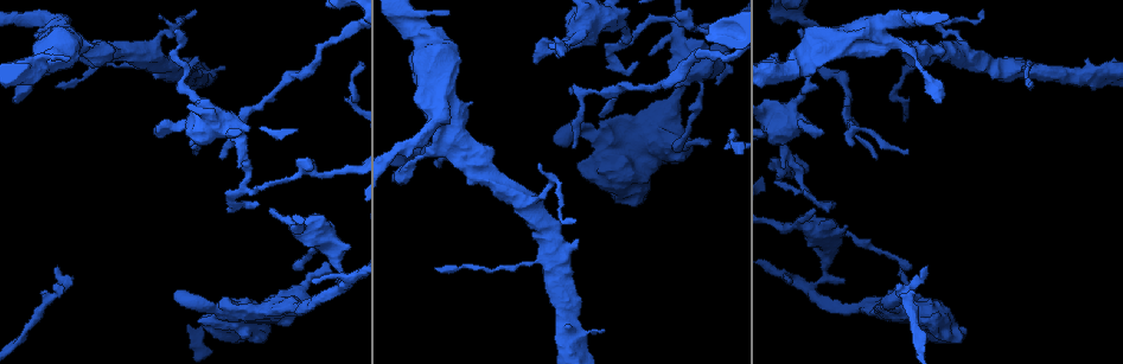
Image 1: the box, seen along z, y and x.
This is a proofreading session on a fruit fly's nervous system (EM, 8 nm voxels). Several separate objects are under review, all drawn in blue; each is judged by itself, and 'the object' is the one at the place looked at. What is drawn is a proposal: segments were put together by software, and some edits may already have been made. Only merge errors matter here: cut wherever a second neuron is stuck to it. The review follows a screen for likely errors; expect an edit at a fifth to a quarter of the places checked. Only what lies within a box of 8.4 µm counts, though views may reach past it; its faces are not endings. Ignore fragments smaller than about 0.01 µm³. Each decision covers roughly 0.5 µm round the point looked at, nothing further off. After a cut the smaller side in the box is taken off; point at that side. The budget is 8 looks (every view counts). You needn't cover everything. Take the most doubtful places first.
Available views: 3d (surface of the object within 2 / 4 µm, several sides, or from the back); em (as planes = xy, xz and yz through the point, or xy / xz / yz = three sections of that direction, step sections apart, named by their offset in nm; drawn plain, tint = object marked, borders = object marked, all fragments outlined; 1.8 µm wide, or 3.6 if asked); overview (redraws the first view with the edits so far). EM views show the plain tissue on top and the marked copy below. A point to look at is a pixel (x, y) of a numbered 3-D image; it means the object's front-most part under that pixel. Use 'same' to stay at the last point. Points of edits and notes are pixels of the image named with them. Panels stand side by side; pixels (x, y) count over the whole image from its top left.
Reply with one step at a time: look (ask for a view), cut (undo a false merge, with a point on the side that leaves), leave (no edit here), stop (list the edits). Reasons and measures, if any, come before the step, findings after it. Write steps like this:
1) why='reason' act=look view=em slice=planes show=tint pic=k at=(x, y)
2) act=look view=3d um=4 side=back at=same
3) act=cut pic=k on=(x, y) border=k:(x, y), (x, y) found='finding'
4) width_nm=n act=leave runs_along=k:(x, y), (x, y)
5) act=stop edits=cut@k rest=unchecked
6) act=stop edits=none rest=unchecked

why='thick turns thin' act=look view=em um=3.6 slice=planes show=tint pic=1 at=(880, 40)

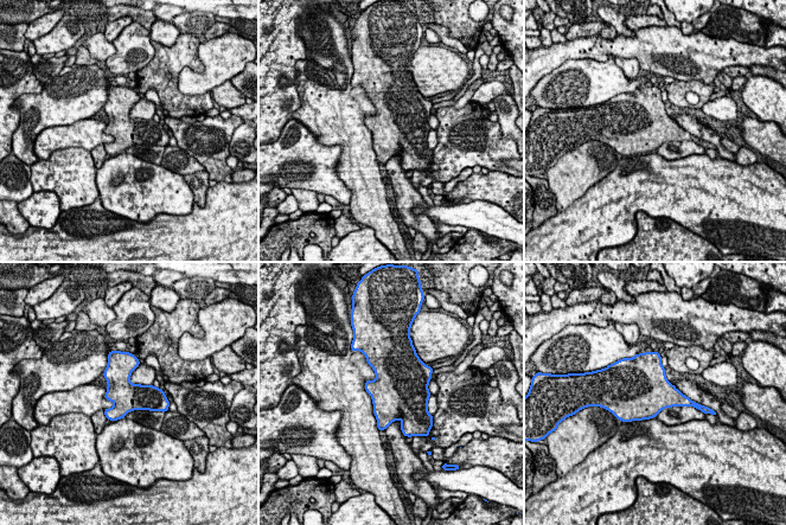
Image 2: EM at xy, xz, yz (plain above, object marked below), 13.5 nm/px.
act=leave found='continuous, no second neuron'

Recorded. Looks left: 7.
why='thick turns thin' act=look view=3d um=4 pic=1 at=(630, 170)

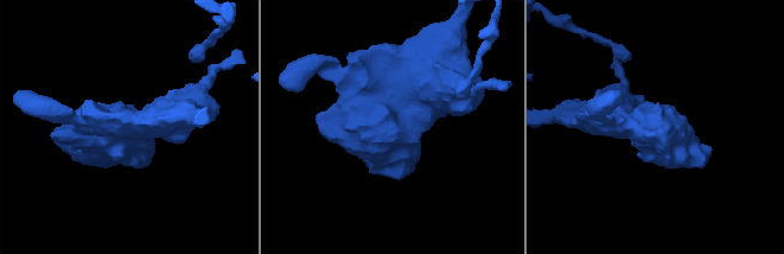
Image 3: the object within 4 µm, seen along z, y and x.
act=look view=em slice=xy step=16 show=tint pic=3 at=(395, 129)

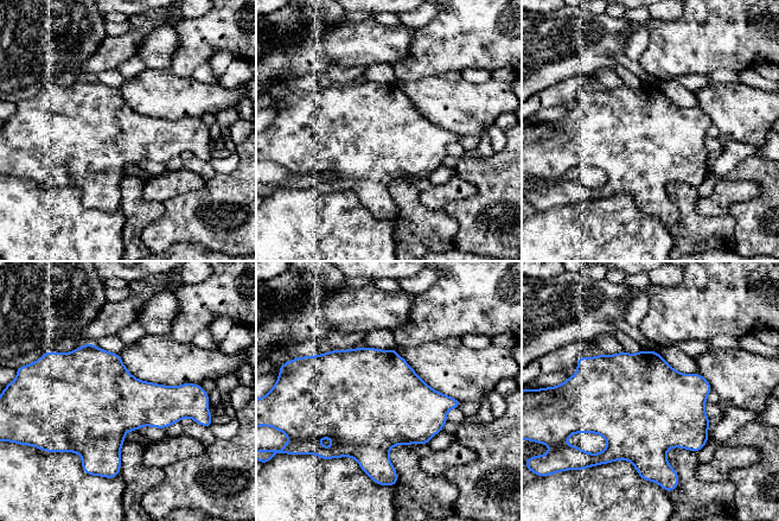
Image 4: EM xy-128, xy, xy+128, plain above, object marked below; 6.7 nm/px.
act=leave found='continuous, no second neuron'

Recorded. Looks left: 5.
why='calibre changes' act=look view=3d um=4 pic=1 at=(582, 29)

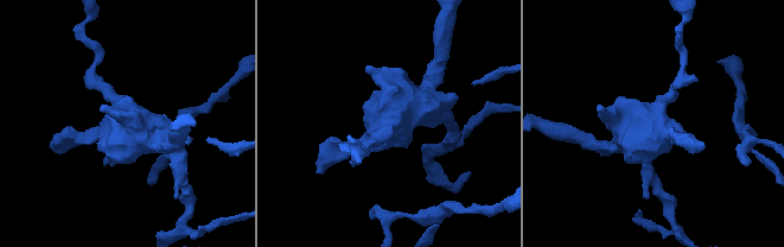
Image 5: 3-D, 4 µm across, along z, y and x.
why='shape alone is not enough' act=look view=em um=3.6 slice=planes show=tint pic=5 at=(120, 134)

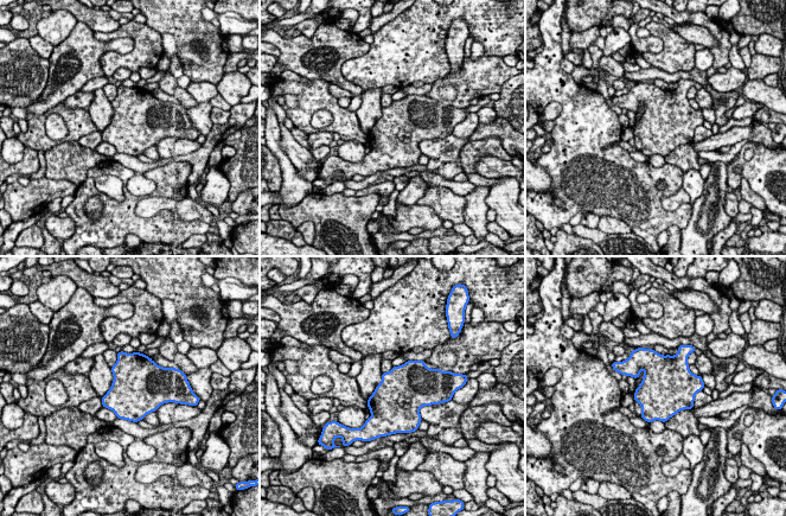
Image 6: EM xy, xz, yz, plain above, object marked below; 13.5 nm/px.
width_nm=650 act=leave found='one neuron here'

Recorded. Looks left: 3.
act=stop edits=none rest=unchecked

